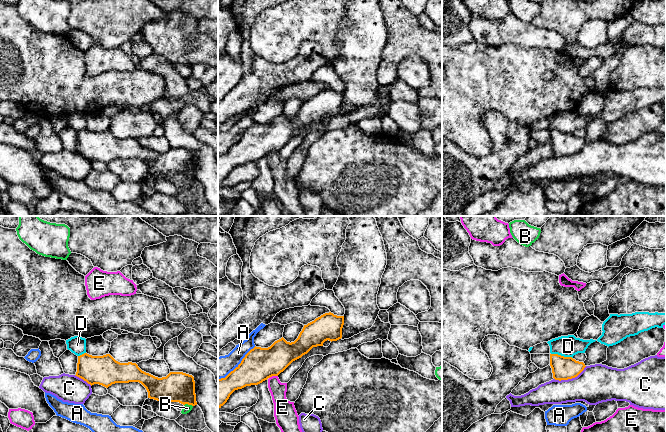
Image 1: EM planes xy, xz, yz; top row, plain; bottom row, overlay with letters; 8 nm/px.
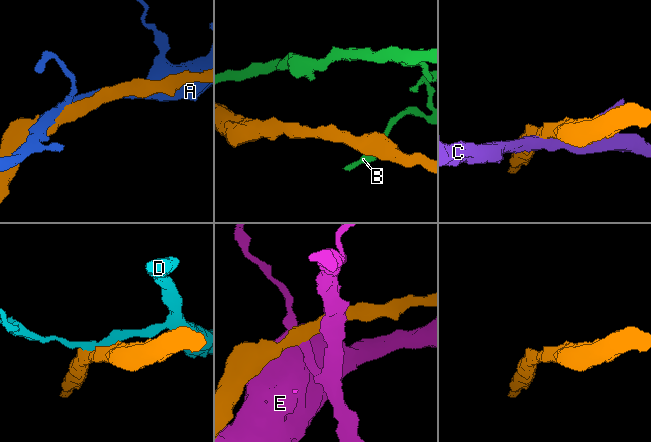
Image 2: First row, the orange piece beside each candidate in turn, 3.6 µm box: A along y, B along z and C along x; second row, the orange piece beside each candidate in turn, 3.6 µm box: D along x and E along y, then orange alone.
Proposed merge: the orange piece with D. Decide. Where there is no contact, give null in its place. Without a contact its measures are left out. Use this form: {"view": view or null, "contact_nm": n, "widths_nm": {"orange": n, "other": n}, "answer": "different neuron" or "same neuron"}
{"view": "yz", "contact_nm": 180, "widths_nm": {"orange": 190, "other": 170}, "answer": "different neuron"}

